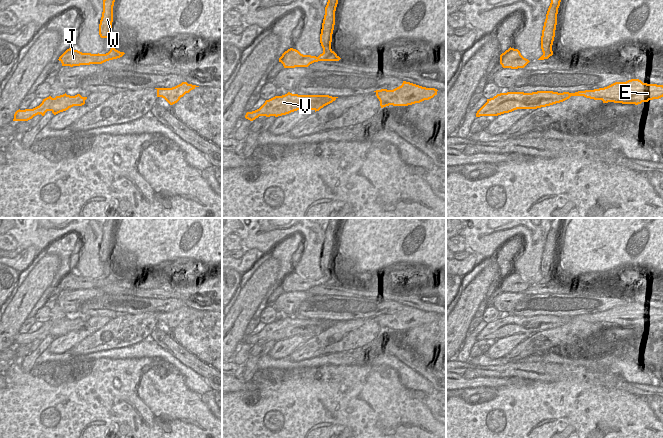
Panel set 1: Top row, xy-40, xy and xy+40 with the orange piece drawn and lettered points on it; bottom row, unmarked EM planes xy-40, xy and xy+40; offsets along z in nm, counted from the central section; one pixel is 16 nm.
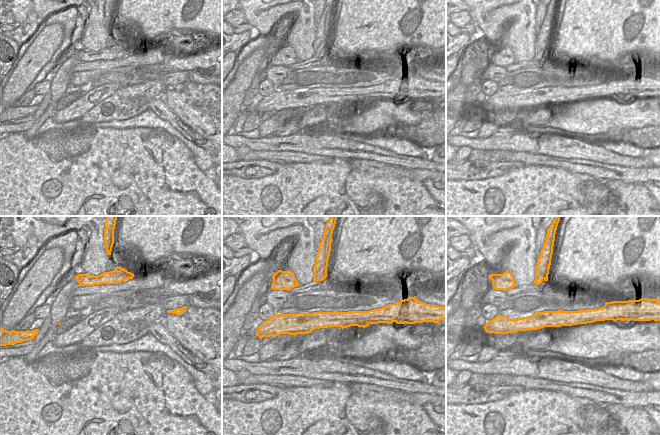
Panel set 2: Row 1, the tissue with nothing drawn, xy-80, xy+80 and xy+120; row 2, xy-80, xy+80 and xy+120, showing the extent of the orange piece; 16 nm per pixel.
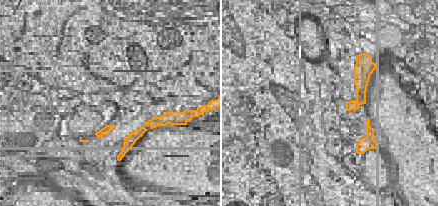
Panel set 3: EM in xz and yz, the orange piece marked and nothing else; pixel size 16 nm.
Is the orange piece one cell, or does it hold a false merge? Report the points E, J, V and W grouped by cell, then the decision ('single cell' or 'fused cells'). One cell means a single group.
groups E V W / J; fused cells

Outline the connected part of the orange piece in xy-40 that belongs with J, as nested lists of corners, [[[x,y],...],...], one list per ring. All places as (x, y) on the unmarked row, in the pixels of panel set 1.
[[[113,271],[106,278],[82,277],[78,274],[69,272],[59,281],[58,284],[62,287],[62,290],[73,291],[80,289],[102,288],[106,285],[120,282],[124,278],[124,276],[120,276]]]

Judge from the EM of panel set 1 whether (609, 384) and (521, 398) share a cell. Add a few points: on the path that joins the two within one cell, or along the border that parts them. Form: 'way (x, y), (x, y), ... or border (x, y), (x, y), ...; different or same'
way (587, 398), (543, 398); same

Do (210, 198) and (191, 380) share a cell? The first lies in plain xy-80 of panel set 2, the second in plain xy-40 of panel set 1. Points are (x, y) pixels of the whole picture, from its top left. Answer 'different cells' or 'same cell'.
different cells

